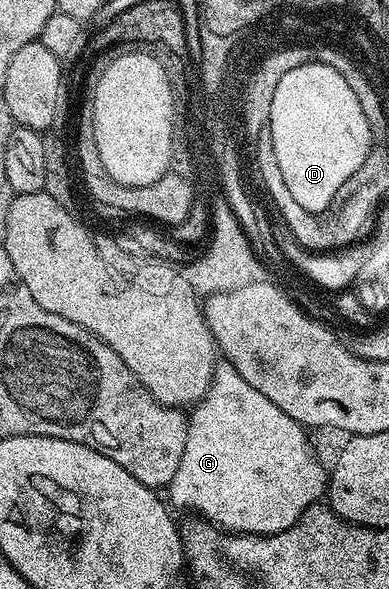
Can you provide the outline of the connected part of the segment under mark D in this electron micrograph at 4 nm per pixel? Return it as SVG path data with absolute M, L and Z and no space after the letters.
M308 61L283 75L276 84L270 117L280 175L292 191L292 199L313 213L329 208L372 157L369 120L347 80L332 65Z

